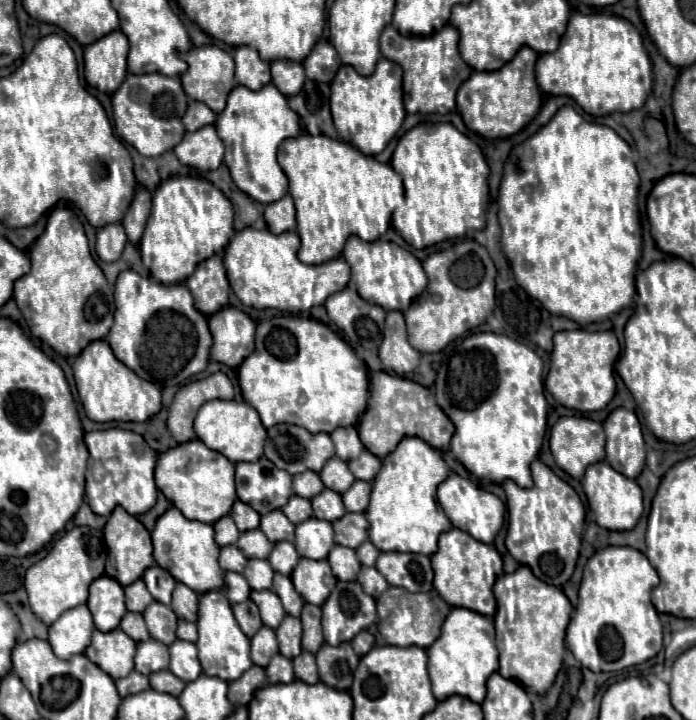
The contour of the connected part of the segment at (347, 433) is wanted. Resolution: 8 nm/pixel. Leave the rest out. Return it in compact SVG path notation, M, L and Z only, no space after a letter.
M353 426L337 428L335 432L331 432L331 440L335 444L335 454L345 462L357 458L361 454L361 450L363 450L359 434L357 434L357 430Z

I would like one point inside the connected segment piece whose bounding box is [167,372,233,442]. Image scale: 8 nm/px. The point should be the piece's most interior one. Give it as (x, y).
(188, 400)

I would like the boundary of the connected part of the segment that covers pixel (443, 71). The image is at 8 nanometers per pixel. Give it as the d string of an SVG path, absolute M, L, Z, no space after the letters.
M447 24L433 36L401 36L393 26L381 34L381 54L403 68L403 92L407 114L447 114L455 110L457 88L469 78L471 68L465 66L457 52L457 30Z

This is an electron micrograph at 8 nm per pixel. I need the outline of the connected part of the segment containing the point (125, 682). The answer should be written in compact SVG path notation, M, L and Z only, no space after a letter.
M133 670L129 676L117 680L115 684L117 684L117 690L119 690L119 696L121 698L125 698L129 694L137 694L137 692L149 690L149 678L147 676L141 676L137 670Z

